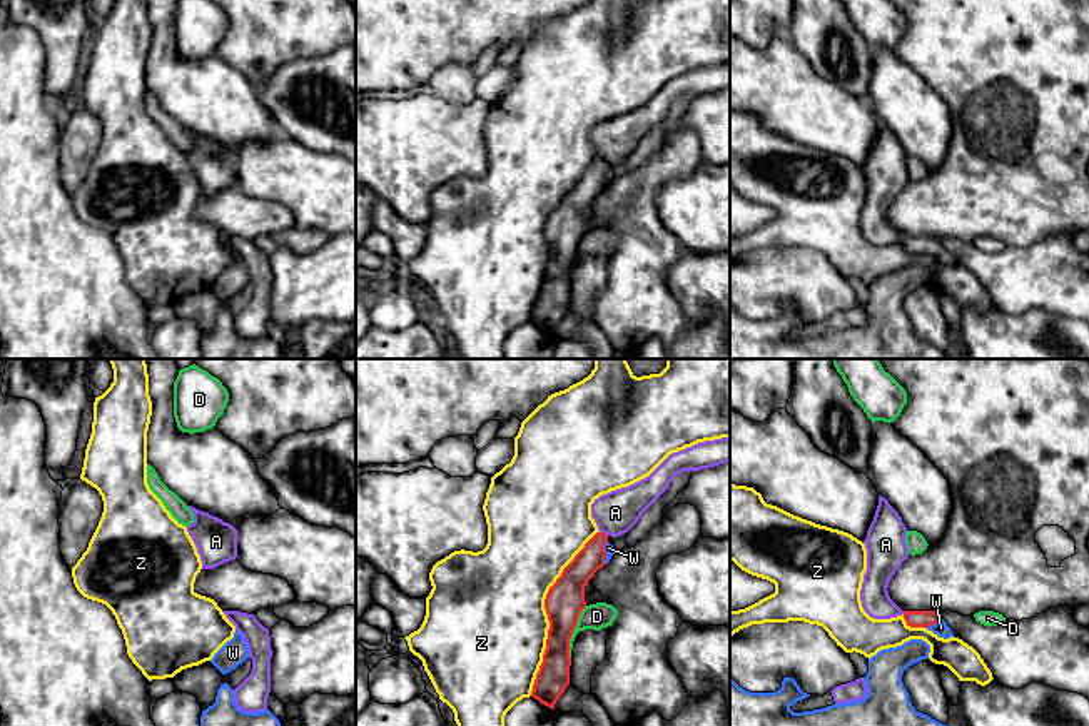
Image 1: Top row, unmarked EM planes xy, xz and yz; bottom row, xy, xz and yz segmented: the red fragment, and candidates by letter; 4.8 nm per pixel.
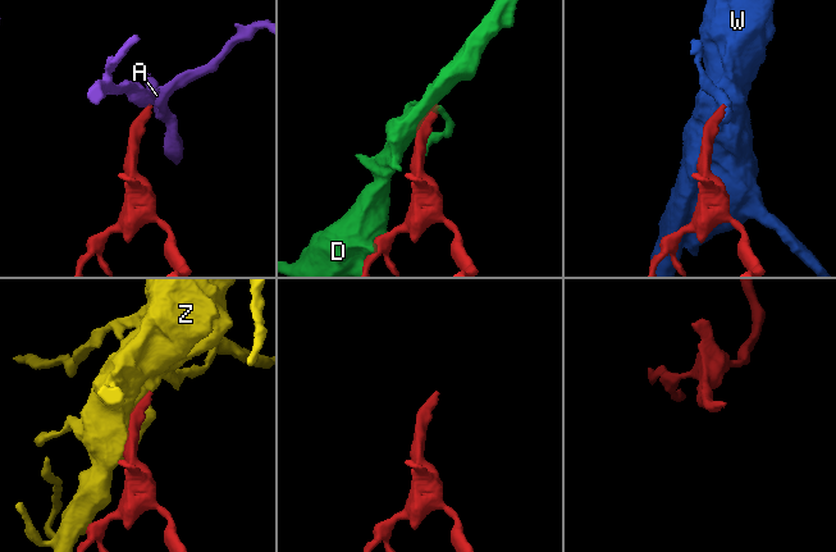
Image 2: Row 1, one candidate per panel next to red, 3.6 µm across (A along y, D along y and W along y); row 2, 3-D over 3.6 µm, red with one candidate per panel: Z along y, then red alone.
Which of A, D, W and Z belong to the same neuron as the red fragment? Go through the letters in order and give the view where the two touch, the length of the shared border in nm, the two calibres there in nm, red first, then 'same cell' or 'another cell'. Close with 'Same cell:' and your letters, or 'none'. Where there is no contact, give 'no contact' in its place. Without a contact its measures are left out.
A: contact in xz; length 50 nm; calibres 140 and 200 nm; another cell
D: contact in xz; length 260 nm; calibres 190 and 130 nm; another cell
W: contact in yz; length 90 nm; calibres 80 and 70 nm; same cell
Z: contact in xz; length 850 nm; calibres 190 and 500 nm; another cell
Same cell: W

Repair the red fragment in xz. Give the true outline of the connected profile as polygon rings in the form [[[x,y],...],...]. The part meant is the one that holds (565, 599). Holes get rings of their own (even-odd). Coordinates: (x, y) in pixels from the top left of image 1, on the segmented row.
[[[596,532],[550,587],[544,609],[550,621],[543,663],[536,674],[531,696],[555,709],[570,684],[570,639],[586,608],[585,586],[615,554],[608,536]]]

